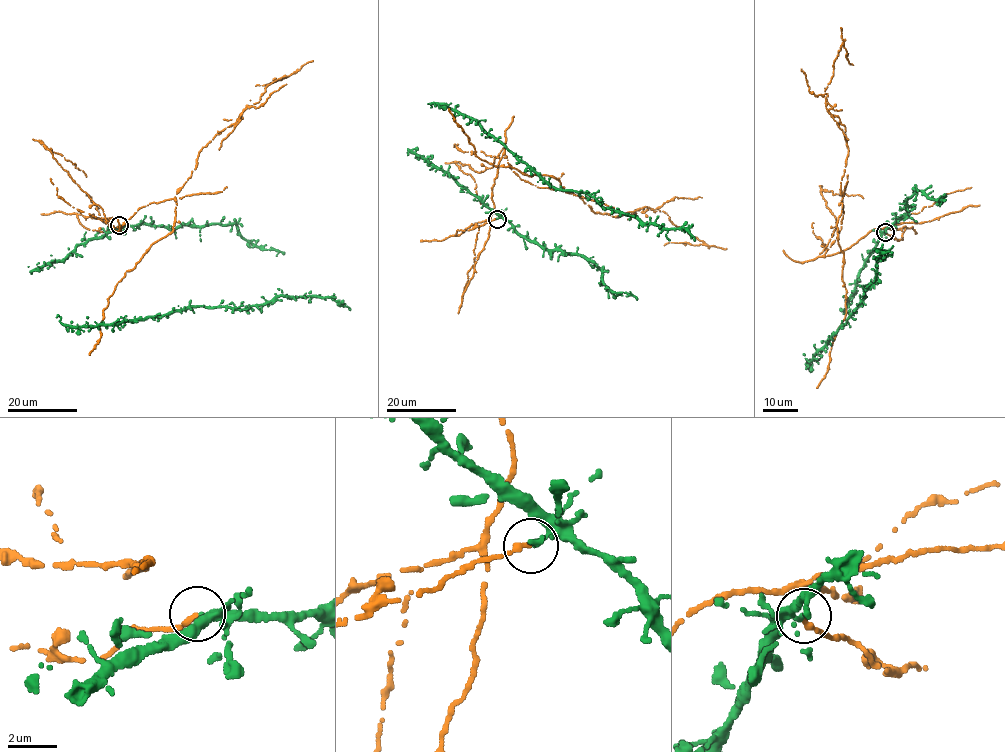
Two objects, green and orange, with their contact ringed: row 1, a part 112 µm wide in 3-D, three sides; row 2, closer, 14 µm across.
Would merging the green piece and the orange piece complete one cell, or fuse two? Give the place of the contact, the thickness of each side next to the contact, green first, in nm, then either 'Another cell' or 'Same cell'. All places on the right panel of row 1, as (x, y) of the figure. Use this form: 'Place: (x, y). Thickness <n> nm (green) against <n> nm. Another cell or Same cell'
Place: (885, 232). Thickness 180 nm (green) against 240 nm. Another cell

